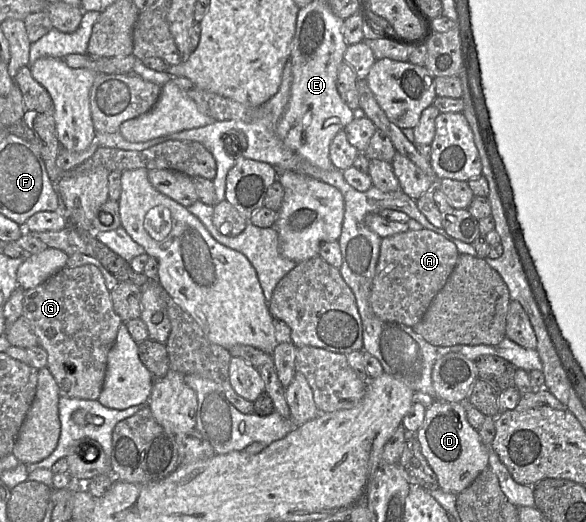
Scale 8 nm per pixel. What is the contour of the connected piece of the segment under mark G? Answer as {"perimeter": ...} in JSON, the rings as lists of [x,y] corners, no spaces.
{"perimeter":[[[94,265],[64,267],[45,282],[24,292],[22,317],[37,336],[38,346],[47,352],[46,368],[54,377],[61,397],[98,400],[108,353],[115,344],[119,327],[124,323],[113,309],[110,294],[101,272]]]}

